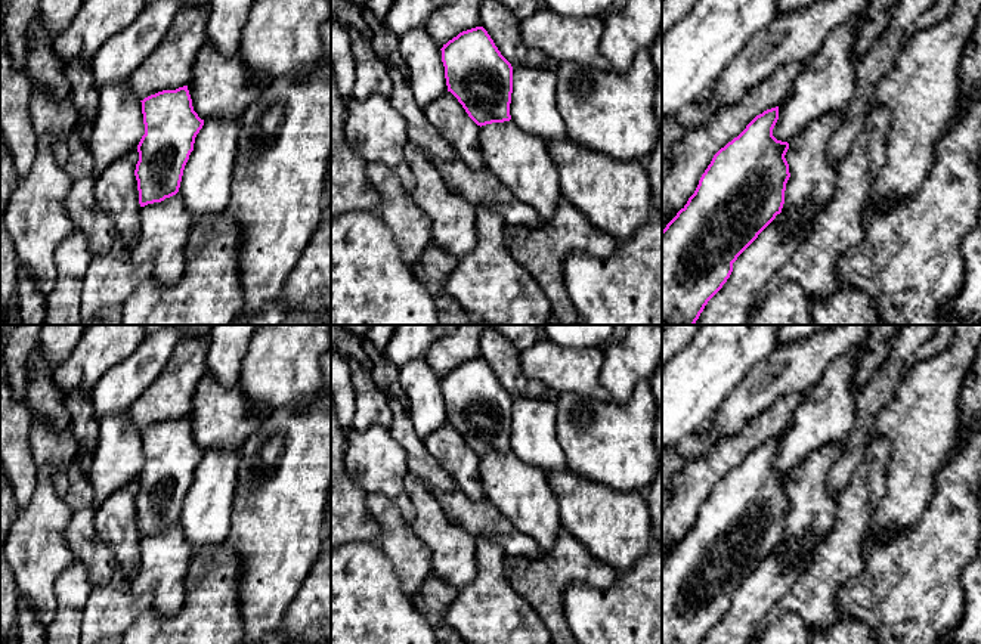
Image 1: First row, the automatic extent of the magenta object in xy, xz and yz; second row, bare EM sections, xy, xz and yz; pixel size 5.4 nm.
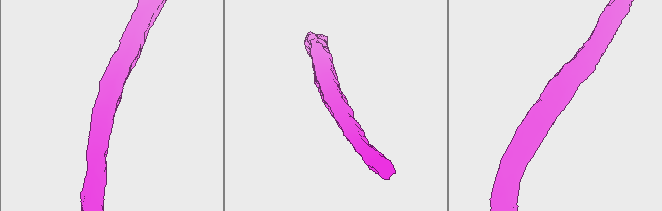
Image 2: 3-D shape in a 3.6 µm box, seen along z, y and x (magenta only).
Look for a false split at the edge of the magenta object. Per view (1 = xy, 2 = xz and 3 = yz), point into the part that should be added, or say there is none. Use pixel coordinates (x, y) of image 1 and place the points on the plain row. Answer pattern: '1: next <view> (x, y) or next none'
1: next none
2: next none
3: next none

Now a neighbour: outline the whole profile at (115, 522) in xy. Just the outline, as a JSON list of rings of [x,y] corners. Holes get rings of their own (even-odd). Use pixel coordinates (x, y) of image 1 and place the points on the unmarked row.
[[[137,480],[114,492],[96,511],[95,529],[100,541],[112,551],[114,563],[126,575],[136,570],[140,560],[140,535],[134,507]]]

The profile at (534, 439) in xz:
[[[513,399],[511,451],[530,467],[545,473],[566,468],[557,437],[557,406],[548,399]]]

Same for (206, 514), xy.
[[[205,451],[185,496],[180,527],[194,554],[223,545],[230,532],[239,452]]]

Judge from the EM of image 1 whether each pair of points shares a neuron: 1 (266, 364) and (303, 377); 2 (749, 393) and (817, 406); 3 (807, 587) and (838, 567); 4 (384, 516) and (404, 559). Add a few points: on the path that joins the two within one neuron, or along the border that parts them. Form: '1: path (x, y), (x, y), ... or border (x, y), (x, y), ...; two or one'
1: path (275, 368), (294, 368); one
2: border (828, 365), (822, 378), (805, 392); two
3: path (814, 585), (831, 569); one
4: path (393, 526), (402, 548); one

